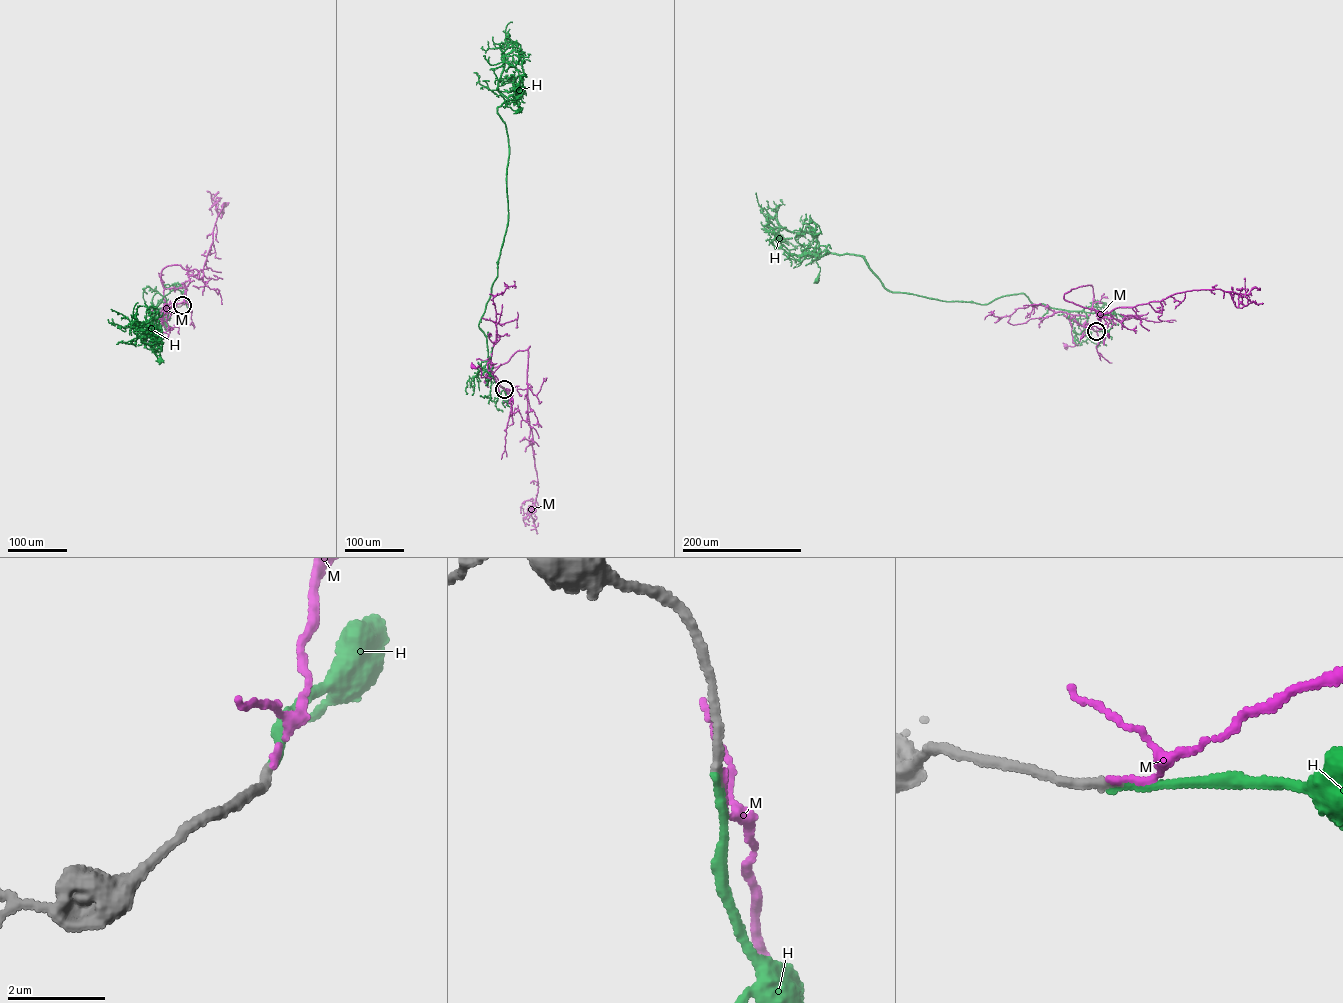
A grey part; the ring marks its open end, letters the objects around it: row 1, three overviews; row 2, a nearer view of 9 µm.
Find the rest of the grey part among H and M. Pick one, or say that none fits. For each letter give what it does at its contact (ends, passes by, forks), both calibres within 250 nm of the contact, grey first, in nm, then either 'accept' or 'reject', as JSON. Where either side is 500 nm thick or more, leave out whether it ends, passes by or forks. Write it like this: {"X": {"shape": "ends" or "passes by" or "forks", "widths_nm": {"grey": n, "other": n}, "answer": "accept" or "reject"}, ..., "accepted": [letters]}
{"H": {"shape": "ends", "widths_nm": {"grey": 200, "other": 130}, "answer": "accept"}, "M": {"shape": "ends", "widths_nm": {"grey": 200, "other": 110}, "answer": "reject"}, "accepted": ["H"]}

